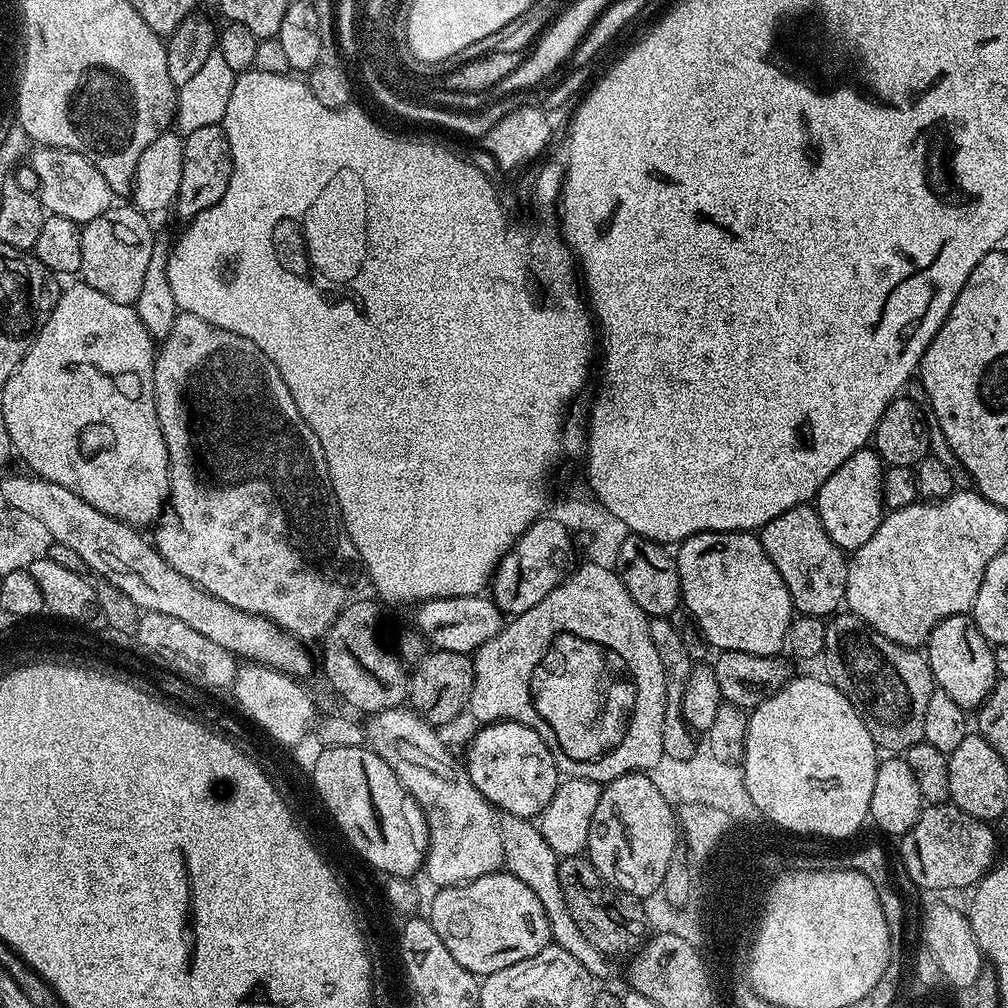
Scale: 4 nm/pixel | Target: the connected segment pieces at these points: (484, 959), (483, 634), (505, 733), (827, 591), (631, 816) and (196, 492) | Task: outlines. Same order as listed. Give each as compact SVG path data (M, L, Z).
M507 870L491 872L465 884L456 884L453 888L441 888L435 894L437 896L433 898L432 905L426 912L427 919L432 921L438 938L446 942L446 950L450 950L450 955L477 978L489 976L498 970L506 970L506 966L514 966L514 962L534 958L534 954L547 948L551 941L546 910L542 910L538 894L534 894L534 890L526 886L526 882L522 882Z
M487 595L437 598L415 605L414 627L428 640L433 649L442 652L475 653L490 638L501 632L506 623L505 613Z
M498 720L495 724L485 724L477 729L476 737L468 744L468 760L466 759L470 782L474 782L474 786L478 786L489 804L501 813L525 818L539 817L550 798L554 798L562 779L562 773L557 768L546 742L542 742L542 738L533 728L513 720Z
M811 503L799 504L778 514L778 518L759 529L758 535L770 562L774 562L778 574L782 574L792 607L799 615L828 618L844 604L849 557L845 549L839 548L830 534L826 534L826 526L822 526Z
M631 772L610 780L600 789L598 807L594 810L594 818L590 822L588 835L587 859L592 861L598 874L604 879L605 885L617 888L628 896L645 898L658 891L663 886L666 866L678 843L678 816L674 806L666 798L662 798L662 790L654 786L651 775L643 772Z
M180 312L174 318L174 324L169 336L158 346L156 365L152 375L152 389L156 400L156 413L160 429L164 431L164 441L168 451L168 495L170 497L170 512L176 515L176 524L184 535L184 540L159 541L158 547L178 574L190 578L202 590L206 590L214 598L222 598L230 606L238 610L246 610L250 614L265 616L270 622L277 624L283 632L290 633L301 642L319 641L328 627L338 618L338 614L347 604L351 604L360 588L360 579L366 576L364 561L360 559L360 551L354 546L350 534L344 528L344 519L340 517L340 508L336 505L336 496L332 493L332 483L328 481L328 467L322 454L322 446L318 438L306 426L306 422L298 414L298 406L294 406L294 398L282 382L282 374L246 338L234 334L230 330L222 330L208 320L198 318L189 312Z

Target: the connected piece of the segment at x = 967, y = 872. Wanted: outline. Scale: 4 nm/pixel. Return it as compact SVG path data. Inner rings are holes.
M955 804L925 807L918 822L899 841L900 860L908 876L920 888L948 892L951 888L971 889L997 863L996 832L987 820L966 814Z

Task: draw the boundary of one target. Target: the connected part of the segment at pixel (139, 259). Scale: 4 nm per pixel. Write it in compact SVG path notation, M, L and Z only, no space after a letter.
M110 207L100 216L83 225L82 266L79 275L83 283L106 294L120 305L135 305L140 294L144 275L148 270L150 254L154 252L156 239L145 213L135 207Z

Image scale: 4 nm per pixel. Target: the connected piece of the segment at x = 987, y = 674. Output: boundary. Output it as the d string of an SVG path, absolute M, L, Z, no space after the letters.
M971 615L951 616L938 622L926 641L926 655L935 687L950 694L958 706L966 710L979 709L992 693L998 679L993 649L972 621Z

